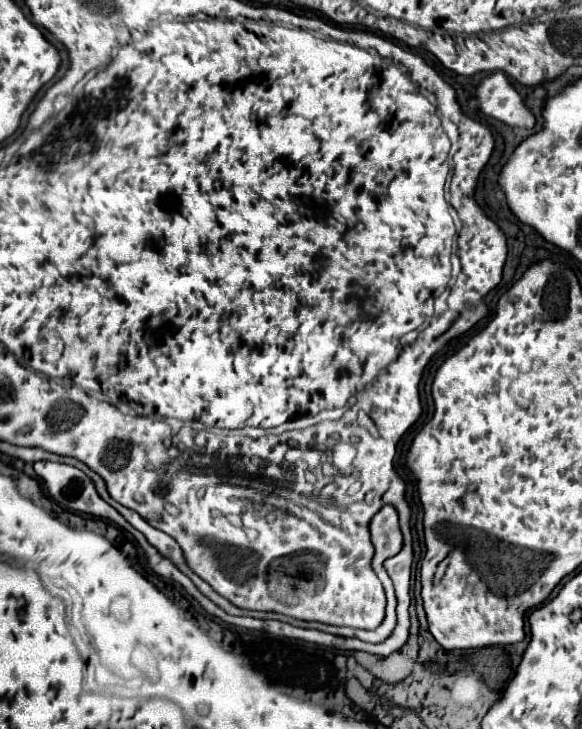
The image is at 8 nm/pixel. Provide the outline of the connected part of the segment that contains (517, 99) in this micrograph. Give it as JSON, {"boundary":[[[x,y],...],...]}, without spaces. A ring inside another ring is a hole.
{"boundary":[[[504,72],[484,78],[476,90],[478,106],[486,116],[492,116],[514,128],[534,128],[536,116],[524,104],[522,96]]]}

